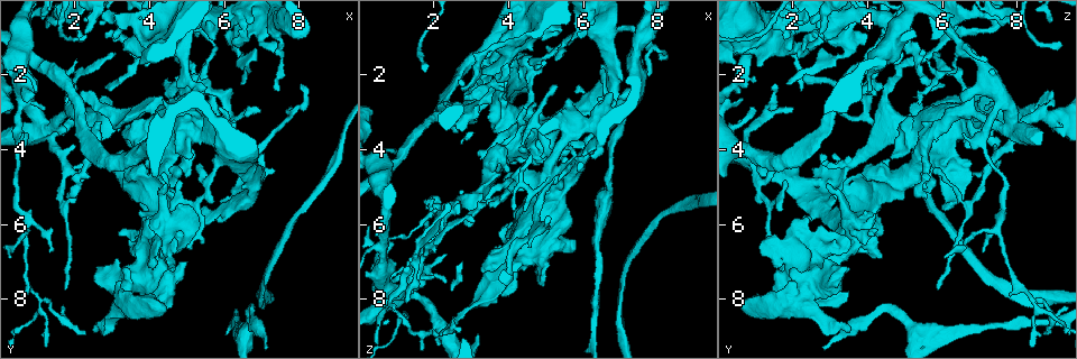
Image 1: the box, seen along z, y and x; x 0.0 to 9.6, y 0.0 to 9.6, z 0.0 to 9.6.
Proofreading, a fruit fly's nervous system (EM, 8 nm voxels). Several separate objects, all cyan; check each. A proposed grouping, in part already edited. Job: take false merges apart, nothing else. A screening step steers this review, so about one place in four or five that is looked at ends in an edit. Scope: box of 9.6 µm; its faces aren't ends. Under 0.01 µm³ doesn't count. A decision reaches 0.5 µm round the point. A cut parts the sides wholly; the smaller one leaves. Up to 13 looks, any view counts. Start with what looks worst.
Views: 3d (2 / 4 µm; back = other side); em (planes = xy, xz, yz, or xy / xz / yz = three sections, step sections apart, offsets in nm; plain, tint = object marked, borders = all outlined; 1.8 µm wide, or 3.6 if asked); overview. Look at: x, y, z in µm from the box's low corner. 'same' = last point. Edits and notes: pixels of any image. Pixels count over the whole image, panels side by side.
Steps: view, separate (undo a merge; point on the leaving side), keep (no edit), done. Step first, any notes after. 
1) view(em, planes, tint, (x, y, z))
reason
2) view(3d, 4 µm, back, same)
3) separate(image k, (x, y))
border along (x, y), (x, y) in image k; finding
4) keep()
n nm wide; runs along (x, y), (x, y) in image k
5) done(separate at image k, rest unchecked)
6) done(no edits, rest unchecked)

view(3d, 4 µm, (5.25, 0.60, 4.50))
calibre changes

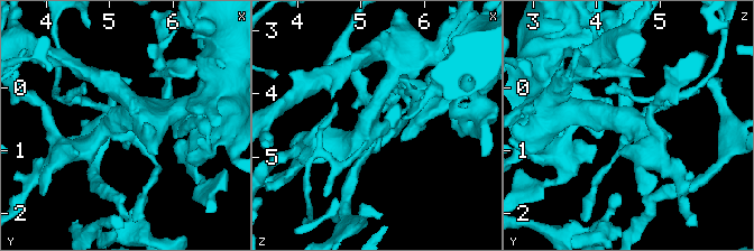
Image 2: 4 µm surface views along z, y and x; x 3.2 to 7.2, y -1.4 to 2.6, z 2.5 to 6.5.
view(em, planes, tint, (5.20, 0.65, 4.45))
4 arms; now the EM

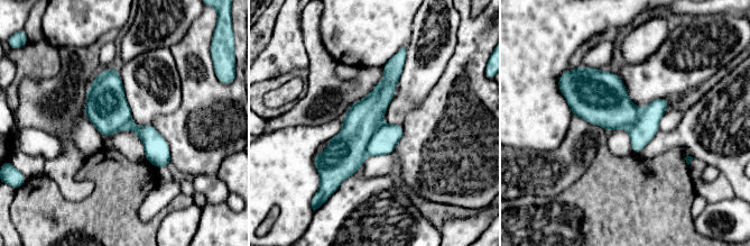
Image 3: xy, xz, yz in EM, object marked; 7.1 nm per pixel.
keep()
runs along (398, 60), (340, 160), (340, 180) in image 3; one neuron here

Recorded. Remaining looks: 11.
view(em, planes, plain, (1.25, 3.45, 7.80))
four-way junction

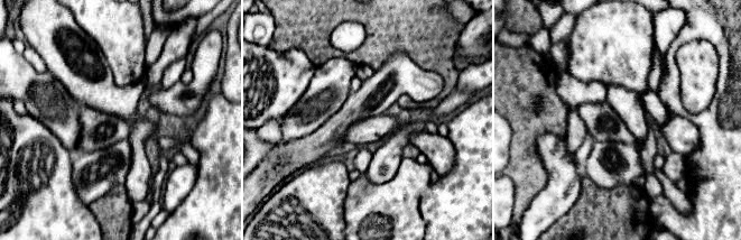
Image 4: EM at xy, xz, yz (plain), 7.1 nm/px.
view(em, planes, tint, same)
where the object lies

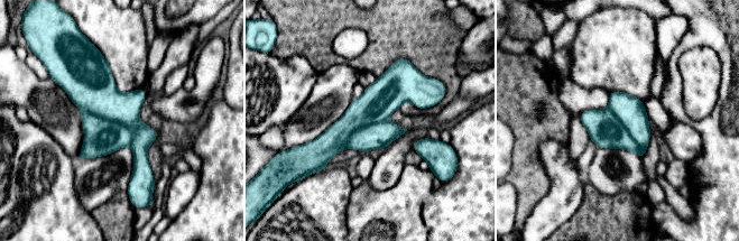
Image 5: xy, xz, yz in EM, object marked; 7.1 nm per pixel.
separate(image 5, (95, 92))
border along (82, 109), (123, 123), (131, 144) in image 5; a second neuron is stuck on

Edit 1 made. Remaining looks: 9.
view(3d, 4 µm, (5.50, 2.25, 4.00))
three arms meet

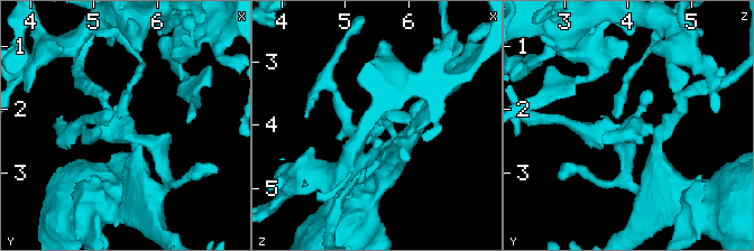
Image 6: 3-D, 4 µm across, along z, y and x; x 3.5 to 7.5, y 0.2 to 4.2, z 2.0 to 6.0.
view(em, planes, tint, (5.45, 2.35, 3.95))
need the tissue

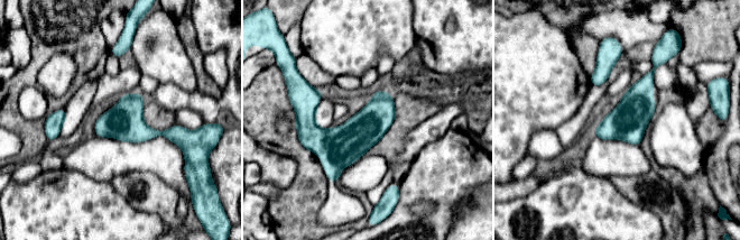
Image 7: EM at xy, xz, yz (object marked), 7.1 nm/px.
keep()
continuous, no second neuron

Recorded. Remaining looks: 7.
view(em, xy, step 4, tint, (6.30, 4.30, 0.70))
arms part here

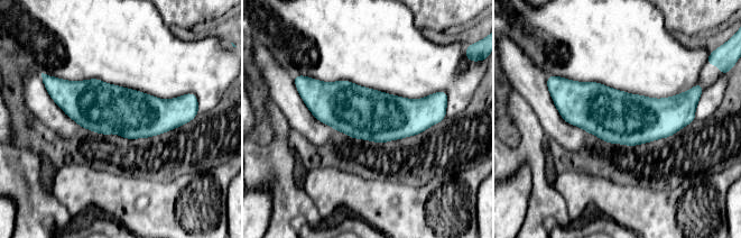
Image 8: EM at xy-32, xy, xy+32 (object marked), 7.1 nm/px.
view(em, planes, tint, same)

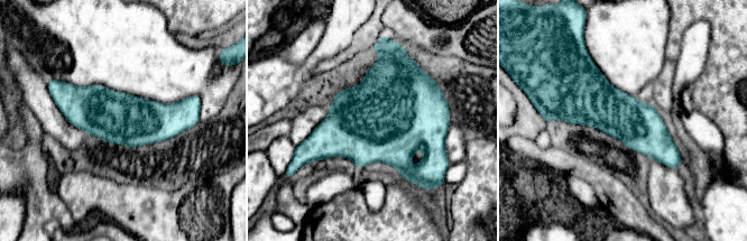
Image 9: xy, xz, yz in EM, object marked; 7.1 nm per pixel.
keep()
all the same neuron

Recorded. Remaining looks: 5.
view(em, xy, step 8, tint, (4.65, 7.30, 2.40))
closes a loop

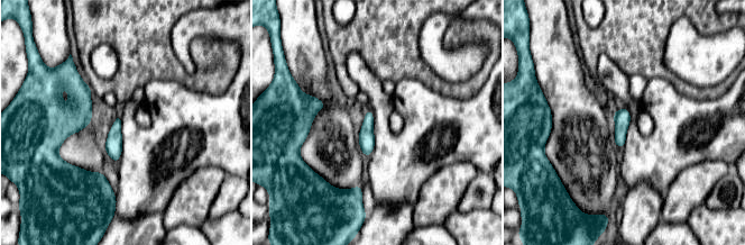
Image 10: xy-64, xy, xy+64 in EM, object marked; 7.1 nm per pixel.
view(em, planes, tint, same)

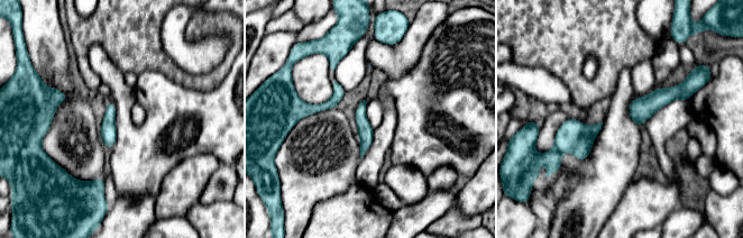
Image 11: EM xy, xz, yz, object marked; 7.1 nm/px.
keep()
110 nm wide; runs along (363, 104), (363, 150) in image 11; all the same neuron

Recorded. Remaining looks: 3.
done(separate at image 5, rest unchecked)

